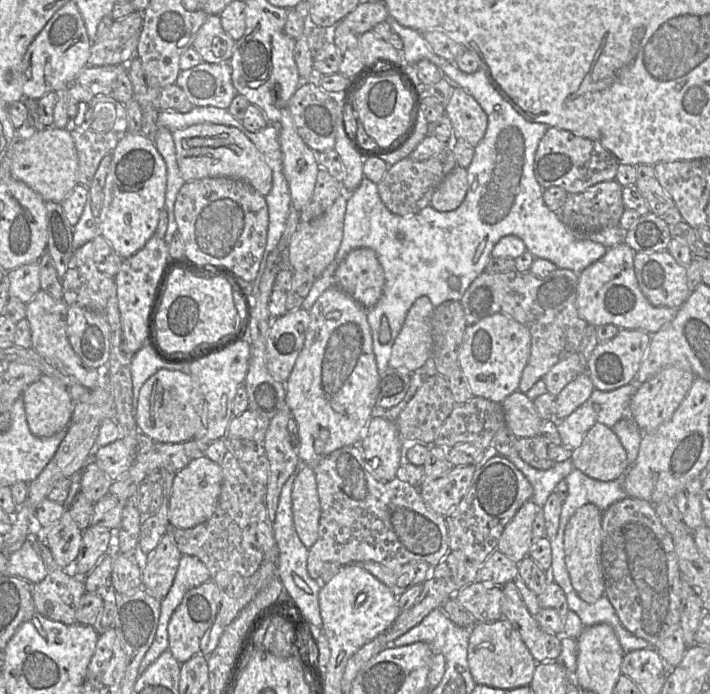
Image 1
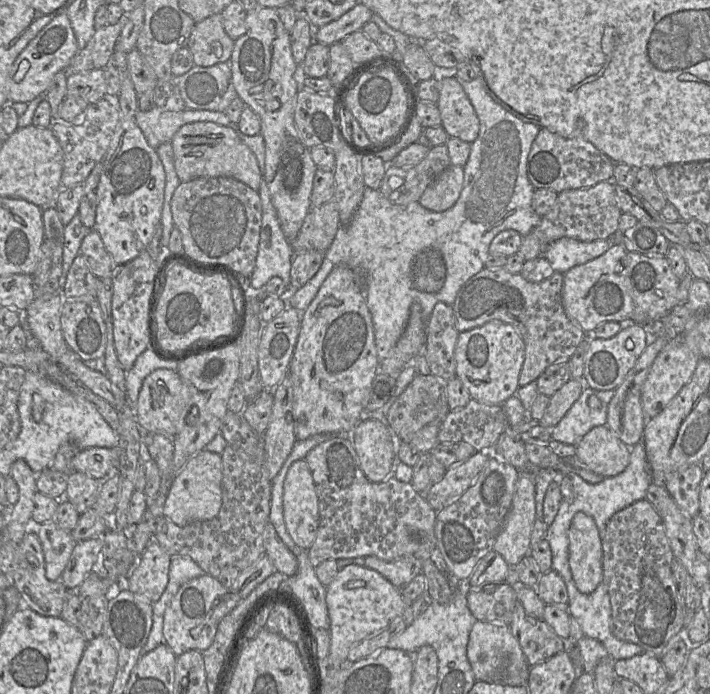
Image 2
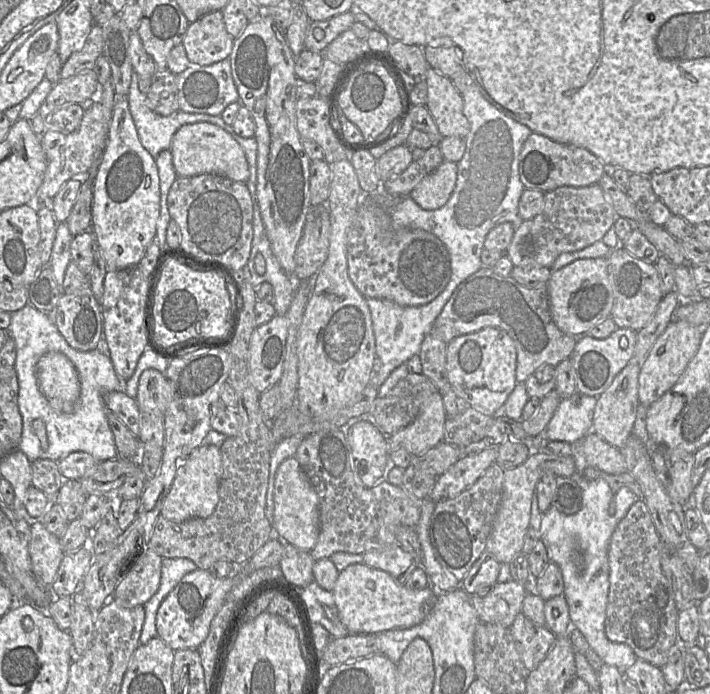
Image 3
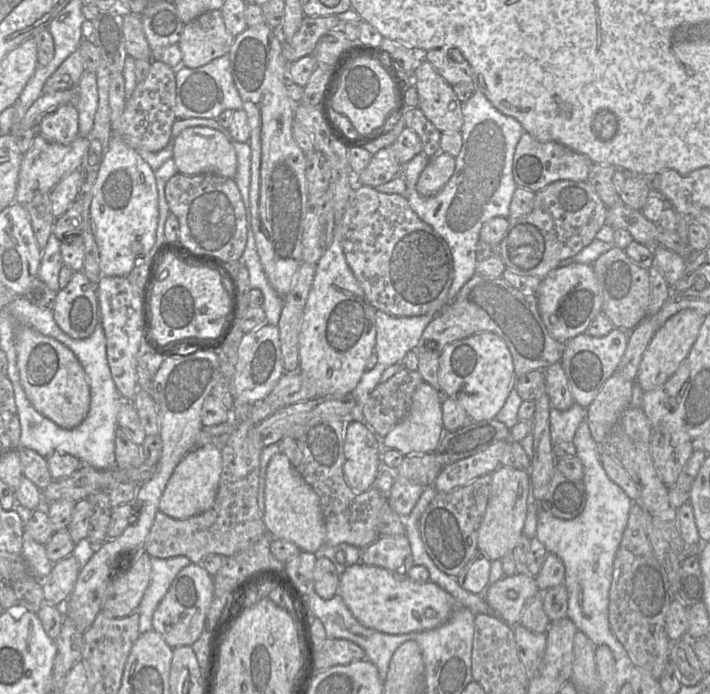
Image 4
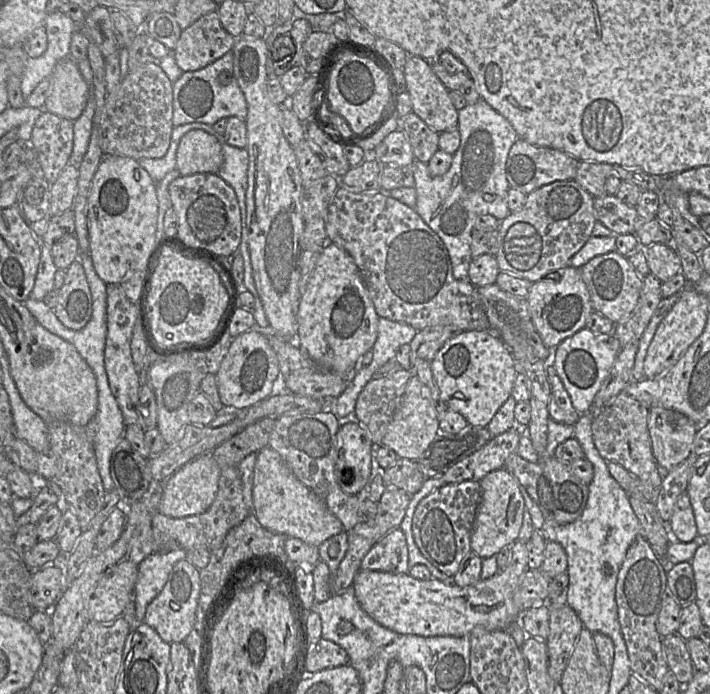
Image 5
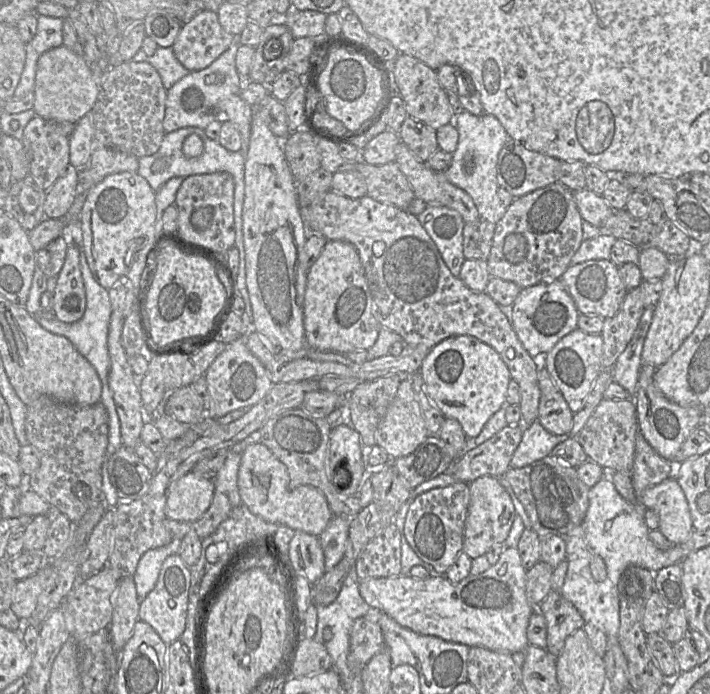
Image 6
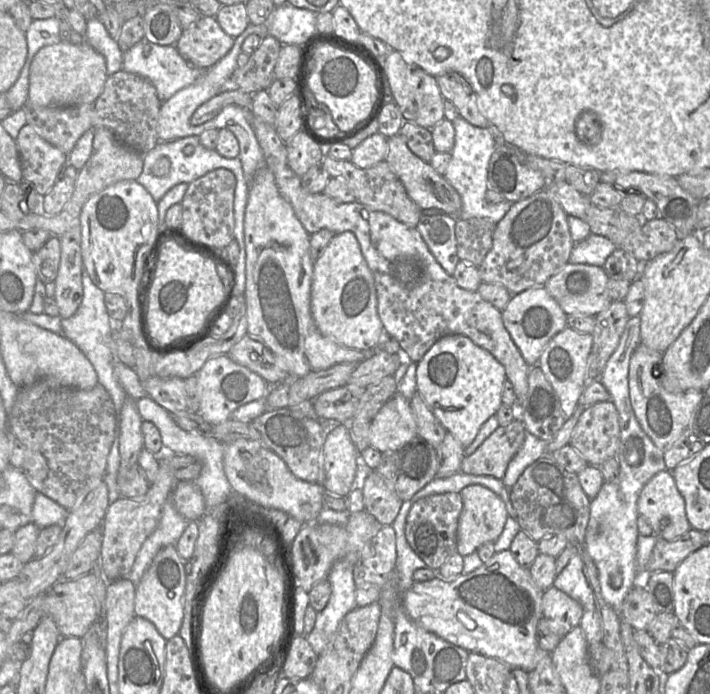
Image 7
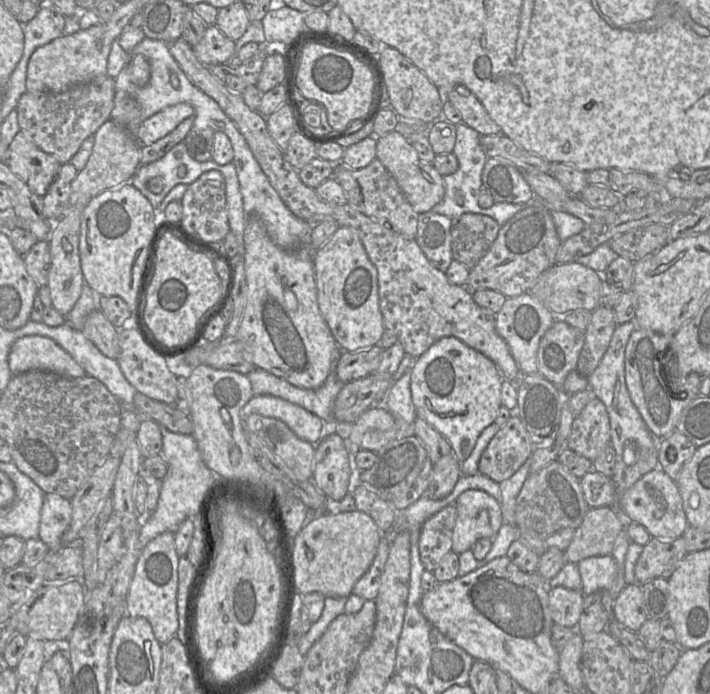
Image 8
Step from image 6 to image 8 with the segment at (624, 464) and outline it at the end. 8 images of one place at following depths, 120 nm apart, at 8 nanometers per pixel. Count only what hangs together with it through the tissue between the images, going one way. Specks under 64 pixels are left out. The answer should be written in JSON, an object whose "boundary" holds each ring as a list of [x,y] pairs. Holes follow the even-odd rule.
{"boundary":[[[595,397],[575,416],[567,446],[592,462],[611,444],[611,427],[607,409]]]}

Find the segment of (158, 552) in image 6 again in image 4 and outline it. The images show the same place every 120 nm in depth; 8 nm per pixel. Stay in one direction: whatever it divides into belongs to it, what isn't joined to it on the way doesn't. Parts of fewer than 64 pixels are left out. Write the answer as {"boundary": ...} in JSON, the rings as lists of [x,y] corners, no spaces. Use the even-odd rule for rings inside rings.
{"boundary":[[[175,556],[168,559],[151,557],[152,570],[150,583],[137,609],[137,613],[140,617],[140,635],[153,630],[152,619],[155,610],[168,592],[178,573],[191,563],[192,562],[184,556]]]}

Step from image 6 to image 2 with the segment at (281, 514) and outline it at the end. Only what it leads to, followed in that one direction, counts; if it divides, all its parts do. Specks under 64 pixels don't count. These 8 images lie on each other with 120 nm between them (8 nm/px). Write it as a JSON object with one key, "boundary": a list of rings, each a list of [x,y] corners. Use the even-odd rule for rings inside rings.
{"boundary":[[[295,461],[283,484],[283,516],[292,540],[303,550],[312,546],[319,526],[318,497],[307,462]]]}

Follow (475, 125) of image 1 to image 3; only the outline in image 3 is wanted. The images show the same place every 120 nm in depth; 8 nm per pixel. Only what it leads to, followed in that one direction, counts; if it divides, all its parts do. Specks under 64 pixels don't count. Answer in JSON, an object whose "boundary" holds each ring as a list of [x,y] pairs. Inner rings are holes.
{"boundary":[[[431,67],[428,68],[428,70],[426,71],[426,73],[424,74],[423,77],[420,77],[418,79],[424,79],[427,84],[427,87],[428,87],[427,107],[428,107],[430,113],[432,114],[441,135],[443,137],[457,136],[457,137],[466,138],[470,132],[470,123],[464,114],[463,96],[457,90],[453,81],[449,77],[437,72],[435,69],[433,69]]]}

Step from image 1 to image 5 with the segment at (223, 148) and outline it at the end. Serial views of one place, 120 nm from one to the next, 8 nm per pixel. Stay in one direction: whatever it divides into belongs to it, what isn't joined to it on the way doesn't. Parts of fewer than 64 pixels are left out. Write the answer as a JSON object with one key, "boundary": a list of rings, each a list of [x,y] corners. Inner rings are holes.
{"boundary":[[[193,129],[181,138],[176,153],[176,169],[181,176],[217,174],[223,163],[222,145],[206,131]]]}

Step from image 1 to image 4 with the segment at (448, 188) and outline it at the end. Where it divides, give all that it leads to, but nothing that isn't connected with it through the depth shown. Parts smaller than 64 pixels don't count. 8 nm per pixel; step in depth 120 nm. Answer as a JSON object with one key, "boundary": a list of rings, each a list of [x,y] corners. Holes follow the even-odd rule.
{"boundary":[[[440,151],[430,158],[428,165],[422,171],[417,191],[424,197],[431,197],[439,193],[452,177],[456,168],[456,158]]]}

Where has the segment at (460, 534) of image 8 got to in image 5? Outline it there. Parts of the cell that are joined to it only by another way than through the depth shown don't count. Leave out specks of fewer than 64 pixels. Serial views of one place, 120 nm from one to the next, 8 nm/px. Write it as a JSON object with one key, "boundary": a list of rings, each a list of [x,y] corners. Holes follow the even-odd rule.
{"boundary":[[[504,467],[491,471],[479,483],[481,500],[476,511],[470,546],[480,558],[486,559],[496,556],[504,547],[517,541],[526,507],[520,485]]]}

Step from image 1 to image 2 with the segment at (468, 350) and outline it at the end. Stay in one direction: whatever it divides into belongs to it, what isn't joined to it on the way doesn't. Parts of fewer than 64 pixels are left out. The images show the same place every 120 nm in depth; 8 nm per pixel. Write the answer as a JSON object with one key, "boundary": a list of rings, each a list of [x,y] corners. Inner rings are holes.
{"boundary":[[[489,321],[480,327],[460,332],[454,350],[456,376],[468,390],[471,399],[489,405],[503,403],[519,388],[518,380],[524,362],[525,346],[516,329],[501,321]]]}

